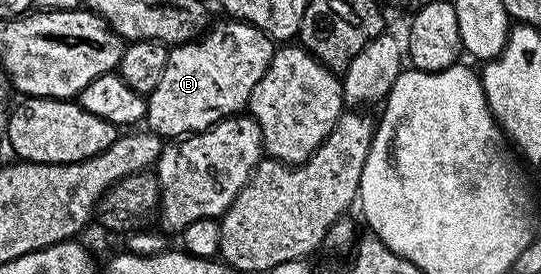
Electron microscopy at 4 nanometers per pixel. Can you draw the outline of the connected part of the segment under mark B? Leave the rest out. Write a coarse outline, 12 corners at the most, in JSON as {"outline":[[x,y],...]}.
{"outline":[[225,18],[169,48],[144,123],[162,138],[248,109],[275,41]]}

